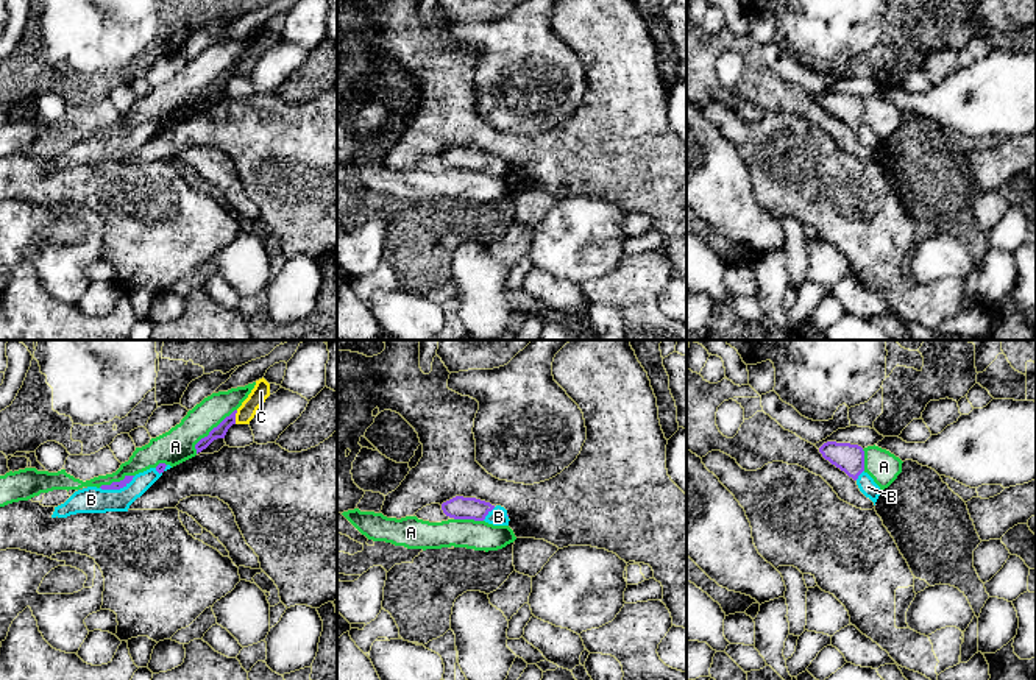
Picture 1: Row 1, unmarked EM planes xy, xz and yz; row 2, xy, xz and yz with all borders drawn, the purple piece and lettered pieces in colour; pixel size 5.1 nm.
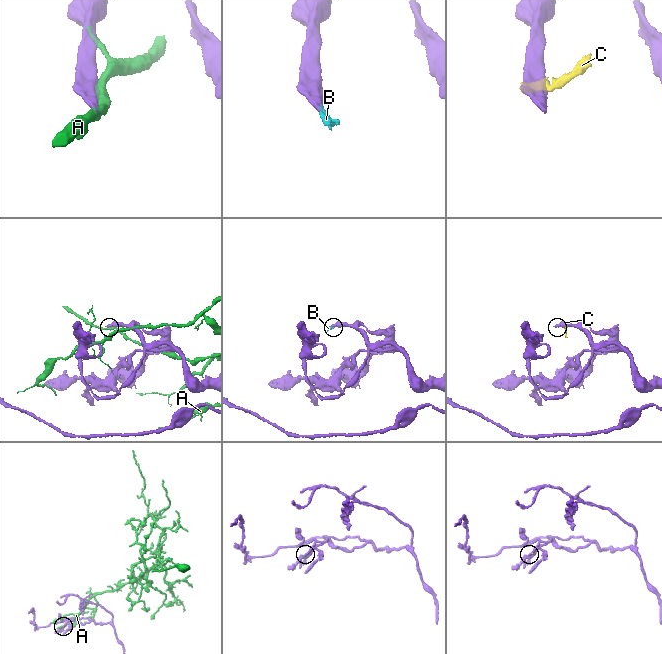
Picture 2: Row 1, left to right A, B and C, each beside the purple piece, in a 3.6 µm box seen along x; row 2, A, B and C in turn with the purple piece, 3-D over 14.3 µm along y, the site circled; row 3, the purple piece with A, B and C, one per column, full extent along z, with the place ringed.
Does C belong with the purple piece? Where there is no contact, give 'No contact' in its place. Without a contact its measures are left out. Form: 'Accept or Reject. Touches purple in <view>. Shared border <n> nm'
Reject. Touches purple in xy. Shared border 70 nm

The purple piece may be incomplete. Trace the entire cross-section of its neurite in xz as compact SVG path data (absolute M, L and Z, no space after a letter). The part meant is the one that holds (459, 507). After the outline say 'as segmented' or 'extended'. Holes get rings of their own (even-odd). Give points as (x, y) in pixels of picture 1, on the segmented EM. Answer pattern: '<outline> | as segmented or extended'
M456 496L443 502L442 510L446 516L454 519L485 521L493 526L509 526L510 521L504 507L495 507L476 498Z | extended

